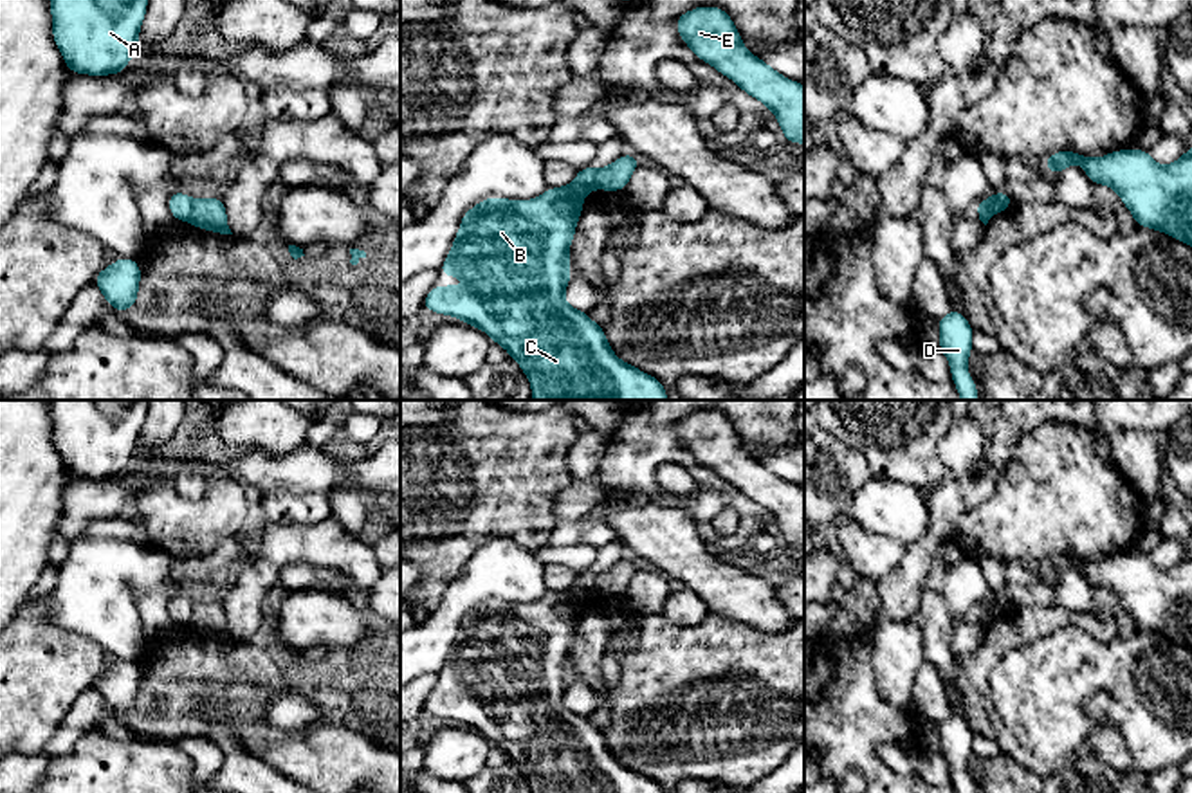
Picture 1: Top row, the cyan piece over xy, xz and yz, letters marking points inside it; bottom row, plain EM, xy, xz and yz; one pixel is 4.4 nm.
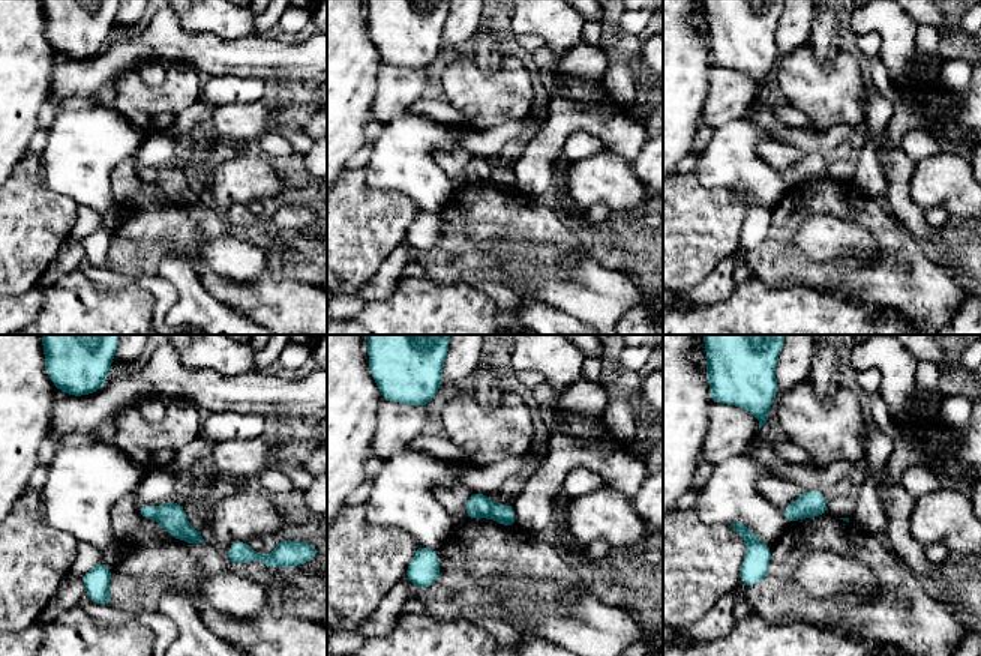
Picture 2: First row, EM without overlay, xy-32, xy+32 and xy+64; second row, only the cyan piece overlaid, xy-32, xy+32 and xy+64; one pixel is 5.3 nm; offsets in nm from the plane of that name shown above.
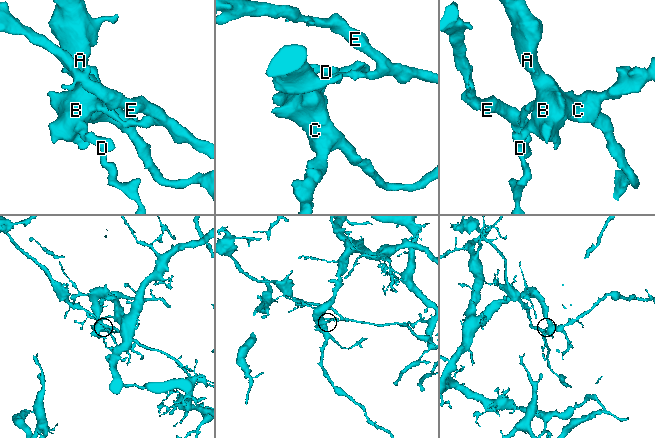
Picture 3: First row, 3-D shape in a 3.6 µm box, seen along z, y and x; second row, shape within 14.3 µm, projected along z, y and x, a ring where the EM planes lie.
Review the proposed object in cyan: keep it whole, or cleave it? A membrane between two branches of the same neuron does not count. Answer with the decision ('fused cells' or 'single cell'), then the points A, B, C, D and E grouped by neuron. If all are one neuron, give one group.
fused cells; A B C D / E

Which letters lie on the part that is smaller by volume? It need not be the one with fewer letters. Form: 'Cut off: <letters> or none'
Cut off: E

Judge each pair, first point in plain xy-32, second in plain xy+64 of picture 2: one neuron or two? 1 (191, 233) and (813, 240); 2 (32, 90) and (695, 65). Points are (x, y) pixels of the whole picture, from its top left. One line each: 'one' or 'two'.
1: two
2: one

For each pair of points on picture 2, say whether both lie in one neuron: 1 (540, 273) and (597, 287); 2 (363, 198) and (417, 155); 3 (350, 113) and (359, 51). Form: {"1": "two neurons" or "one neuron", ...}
{"1": "one neuron", "2": "two neurons", "3": "one neuron"}

